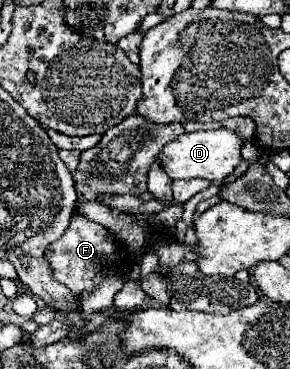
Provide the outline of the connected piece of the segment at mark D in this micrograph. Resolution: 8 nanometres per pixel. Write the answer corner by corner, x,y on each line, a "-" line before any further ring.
230,128
186,132
164,146
164,150
158,154
158,162
162,164
162,168
168,172
168,176
172,180
206,178
206,180
218,184
226,176
230,176
234,172
234,168
244,160
242,146
244,146
244,140
240,140
240,136

